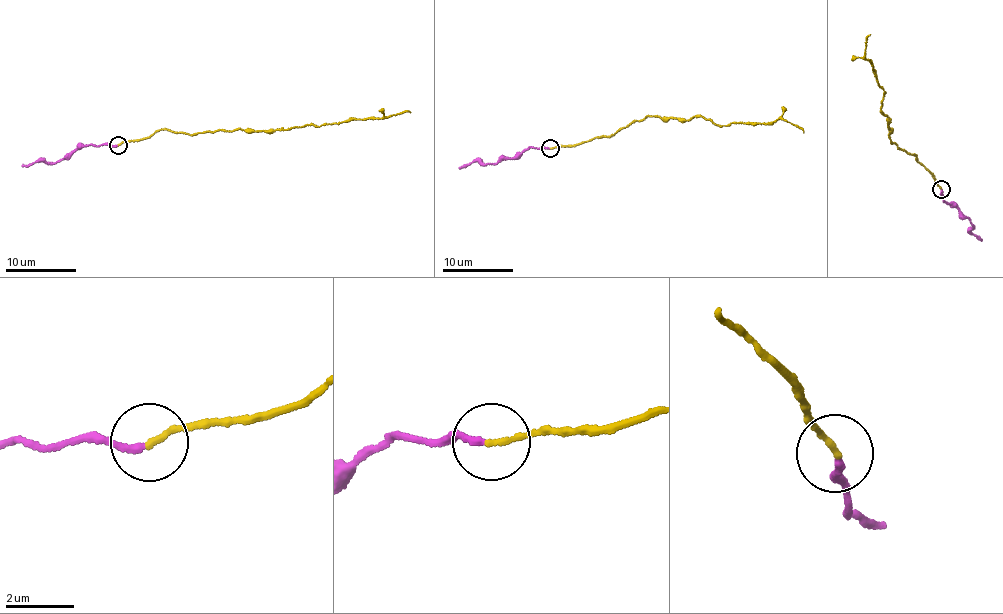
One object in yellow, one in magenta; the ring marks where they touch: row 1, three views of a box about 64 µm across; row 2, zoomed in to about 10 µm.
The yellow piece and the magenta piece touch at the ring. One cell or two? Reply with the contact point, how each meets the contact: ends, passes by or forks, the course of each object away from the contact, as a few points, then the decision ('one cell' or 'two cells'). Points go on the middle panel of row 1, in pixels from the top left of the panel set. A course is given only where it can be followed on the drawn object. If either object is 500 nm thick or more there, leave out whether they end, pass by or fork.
(550, 148) | yellow ends | magenta ends | yellow via (549, 148), (612, 136), (652, 115), (686, 120), (701, 115), (722, 126), (782, 117), (803, 132) | magenta via (549, 148), (530, 148), (484, 165), (476, 160), (459, 169) | two cells

